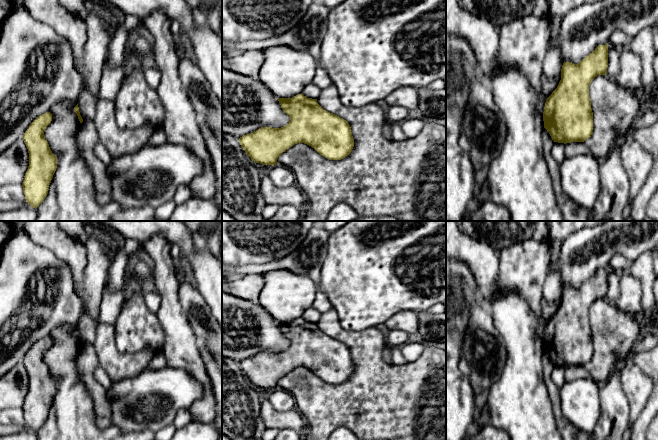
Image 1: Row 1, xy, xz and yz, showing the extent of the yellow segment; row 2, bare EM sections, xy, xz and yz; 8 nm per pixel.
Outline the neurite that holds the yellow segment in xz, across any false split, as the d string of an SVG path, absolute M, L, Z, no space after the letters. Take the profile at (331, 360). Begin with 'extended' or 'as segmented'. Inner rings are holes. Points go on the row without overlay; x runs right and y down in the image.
as segmented; M302 317L292 322L277 323L282 334L290 341L289 347L281 352L261 351L239 362L241 371L252 385L274 390L283 376L298 367L311 370L320 379L330 384L341 384L351 377L354 363L346 344L324 334L317 323L307 322Z

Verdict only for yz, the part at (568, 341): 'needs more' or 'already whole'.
already whole

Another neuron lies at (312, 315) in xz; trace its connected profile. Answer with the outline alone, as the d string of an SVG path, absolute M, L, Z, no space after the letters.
M311 307L304 312L302 318L307 322L317 323L319 316L320 313L314 307Z

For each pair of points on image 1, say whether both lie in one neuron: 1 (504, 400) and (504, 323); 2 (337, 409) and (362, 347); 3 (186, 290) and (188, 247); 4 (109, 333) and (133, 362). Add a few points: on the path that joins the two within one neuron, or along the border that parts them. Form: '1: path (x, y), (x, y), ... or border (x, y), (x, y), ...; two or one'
1: path (515, 381), (515, 342); one
2: path (352, 394), (362, 384), (362, 362); one
3: border (189, 276), (202, 296); two
4: path (109, 343), (109, 348), (123, 362); one

